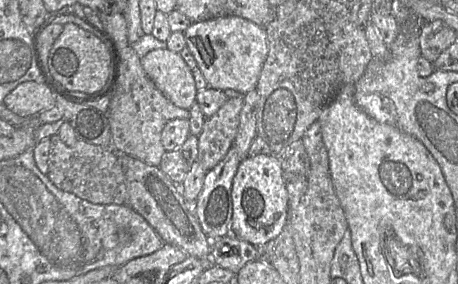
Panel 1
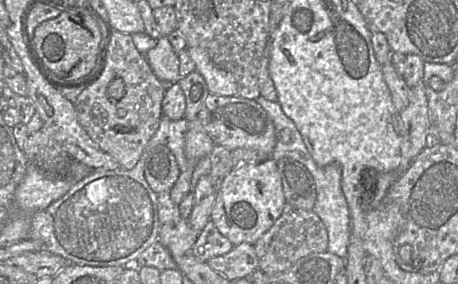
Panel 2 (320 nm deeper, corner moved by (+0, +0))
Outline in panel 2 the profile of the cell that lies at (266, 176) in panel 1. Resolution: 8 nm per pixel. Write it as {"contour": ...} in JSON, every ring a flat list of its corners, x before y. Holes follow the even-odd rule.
{"contour":[[272,157,241,163,232,168,217,190,216,200,211,212,211,221,233,245,247,242,254,244,279,218,286,203,277,161]]}

